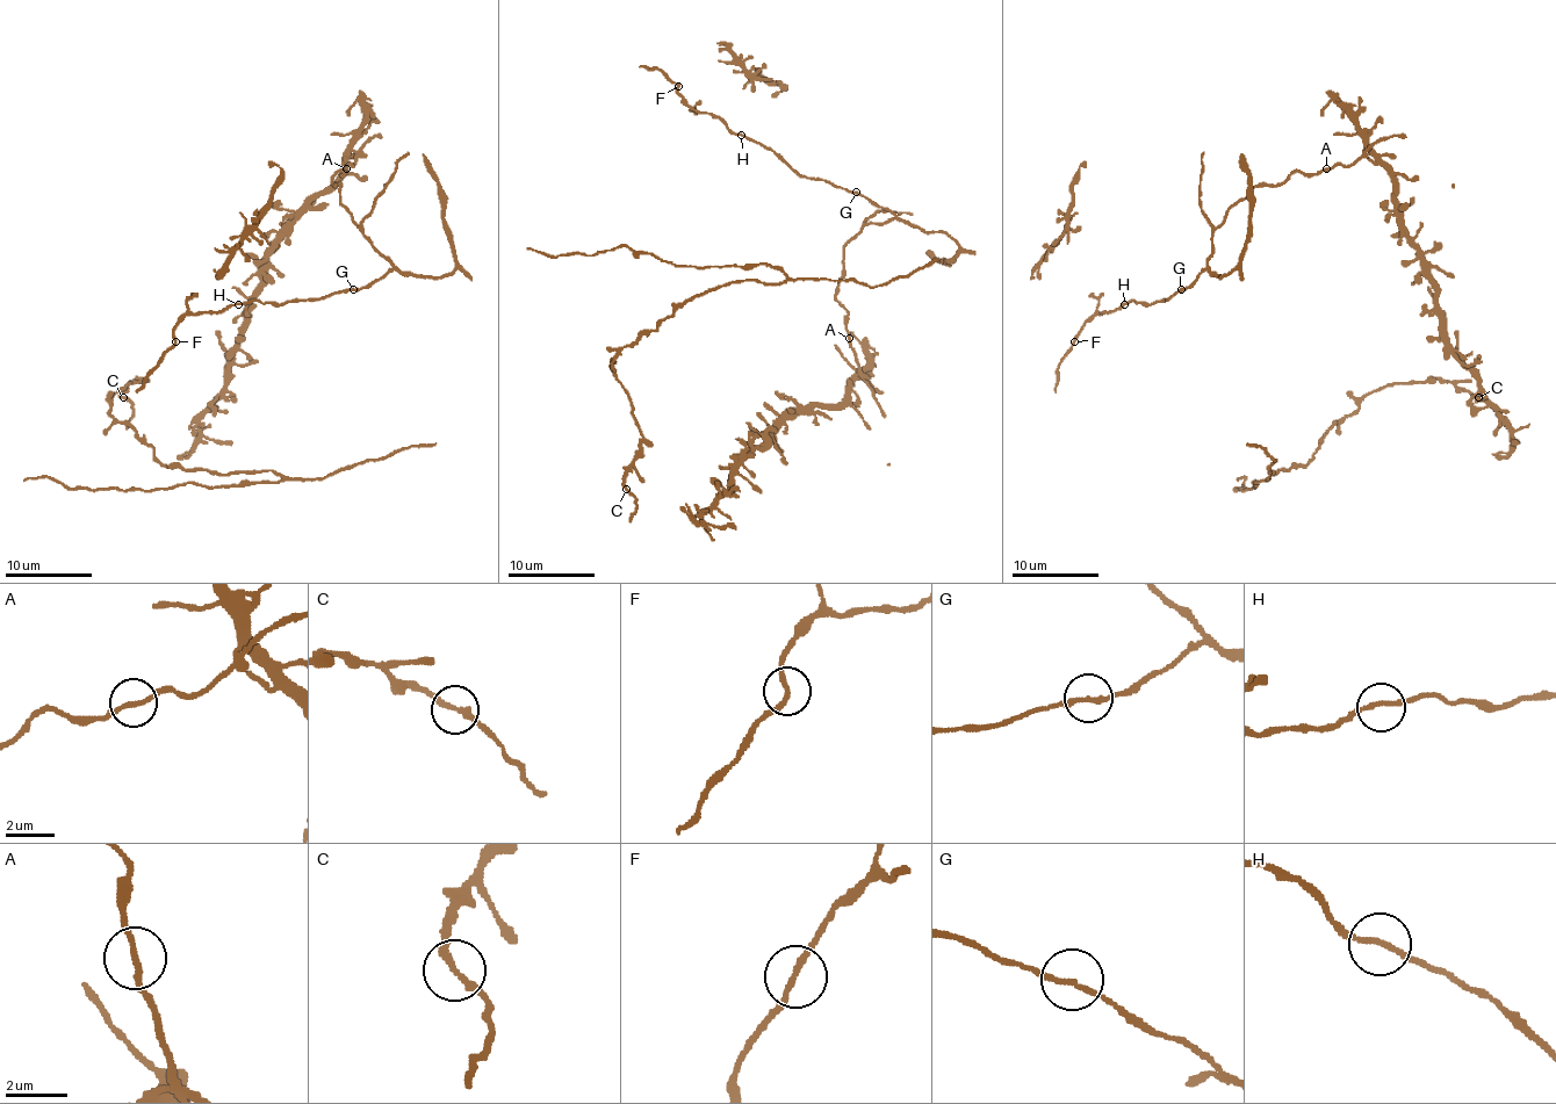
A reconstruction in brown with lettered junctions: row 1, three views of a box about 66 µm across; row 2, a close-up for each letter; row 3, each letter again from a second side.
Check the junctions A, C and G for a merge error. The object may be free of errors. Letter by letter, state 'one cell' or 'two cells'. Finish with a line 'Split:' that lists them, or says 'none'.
A: one cell
C: one cell
G: one cell
Split: none

